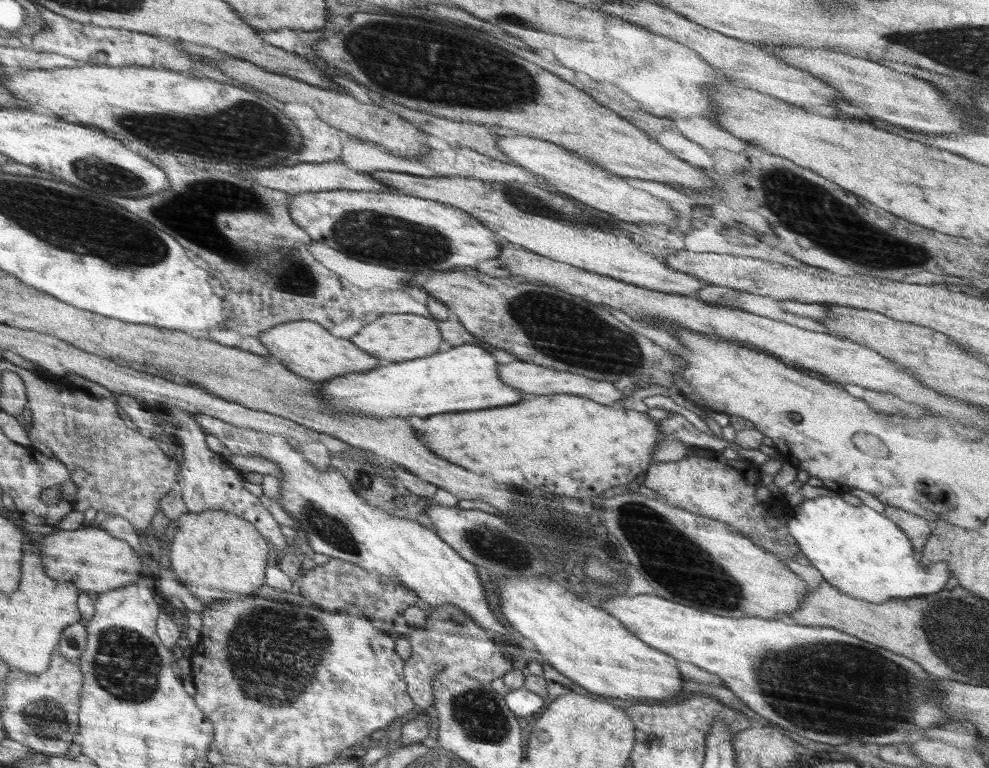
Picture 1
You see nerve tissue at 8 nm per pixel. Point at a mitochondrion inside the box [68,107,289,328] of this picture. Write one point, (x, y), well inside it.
(199, 198)

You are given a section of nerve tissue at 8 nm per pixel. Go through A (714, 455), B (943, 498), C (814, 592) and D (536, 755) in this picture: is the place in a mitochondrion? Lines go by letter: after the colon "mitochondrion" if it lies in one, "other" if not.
A: other
B: other
C: other
D: other

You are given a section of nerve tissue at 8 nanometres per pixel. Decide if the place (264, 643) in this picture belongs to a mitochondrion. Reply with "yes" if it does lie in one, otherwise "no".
yes

